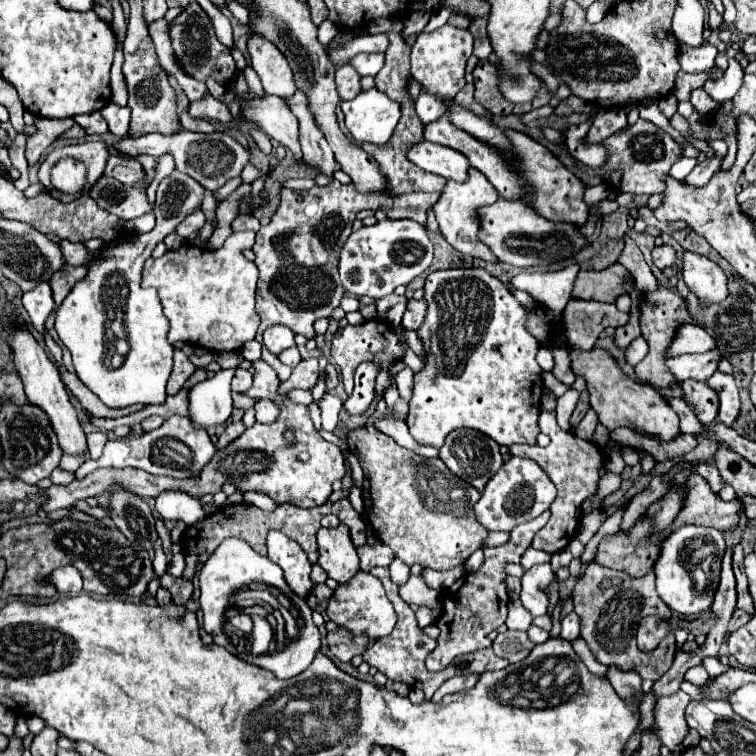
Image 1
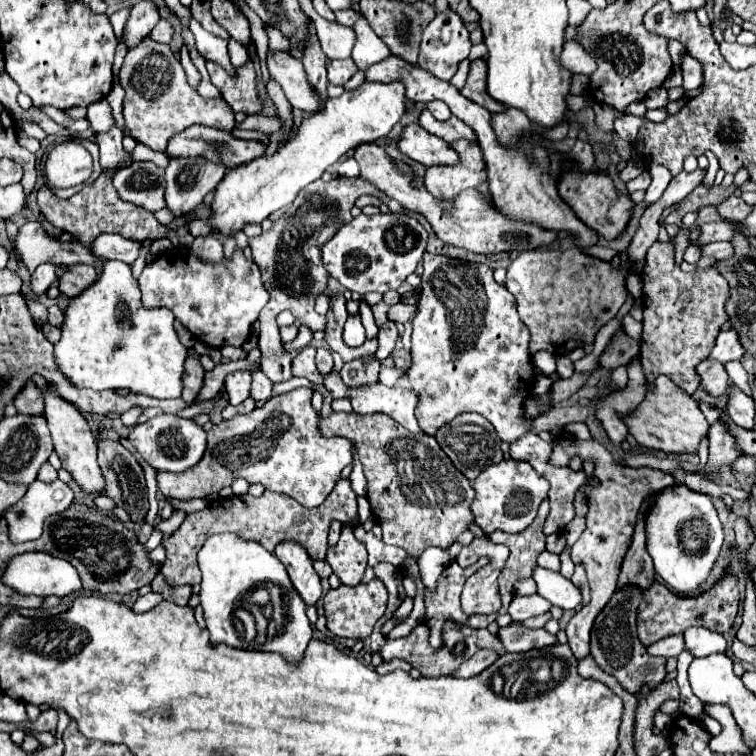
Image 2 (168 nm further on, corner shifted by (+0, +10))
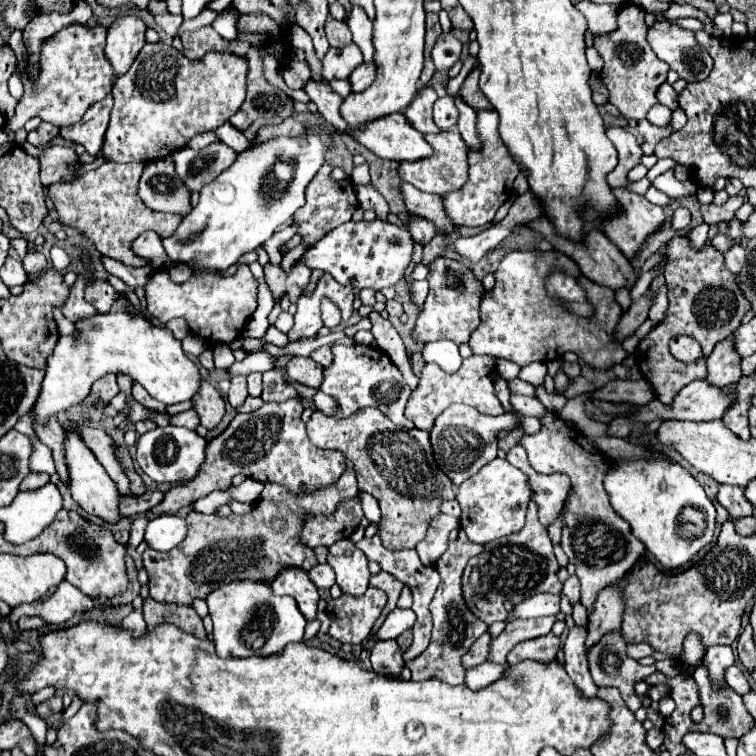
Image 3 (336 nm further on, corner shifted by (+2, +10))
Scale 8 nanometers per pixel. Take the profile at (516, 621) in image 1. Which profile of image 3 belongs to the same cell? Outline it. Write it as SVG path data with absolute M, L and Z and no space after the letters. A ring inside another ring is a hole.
M537 593L529 597L527 601L513 607L513 619L531 619L531 617L543 617L543 615L557 615L559 613L559 601L561 595L549 595L549 593Z

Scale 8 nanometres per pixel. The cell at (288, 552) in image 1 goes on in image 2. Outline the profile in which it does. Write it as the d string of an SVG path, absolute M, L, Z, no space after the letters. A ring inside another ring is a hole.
M281 541L275 549L277 559L285 565L291 583L303 597L307 605L315 605L321 597L321 583L319 575L313 569L311 557L307 557L307 551L297 541Z

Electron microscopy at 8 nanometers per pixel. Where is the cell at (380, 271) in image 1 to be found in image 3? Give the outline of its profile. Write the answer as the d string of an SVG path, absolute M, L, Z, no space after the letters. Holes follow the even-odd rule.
M359 221L359 223L343 223L337 229L329 231L323 239L319 239L305 255L299 259L309 269L327 271L341 285L353 285L355 289L371 287L381 291L383 287L393 287L403 279L405 269L413 255L413 239L407 227L399 227L385 221Z

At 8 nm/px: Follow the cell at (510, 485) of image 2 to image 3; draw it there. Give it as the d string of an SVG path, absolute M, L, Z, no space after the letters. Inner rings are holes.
M493 459L481 471L467 481L463 481L457 489L455 497L461 505L461 529L467 533L467 539L473 543L487 543L497 537L505 537L509 533L519 531L525 525L527 503L531 499L531 489L527 477L513 467L507 459Z

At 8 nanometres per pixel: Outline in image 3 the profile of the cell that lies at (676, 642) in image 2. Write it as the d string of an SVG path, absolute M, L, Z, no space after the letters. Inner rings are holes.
M639 643L639 645L629 645L627 653L629 653L629 657L633 657L633 659L643 659L643 657L653 655L653 649L647 647L645 643Z

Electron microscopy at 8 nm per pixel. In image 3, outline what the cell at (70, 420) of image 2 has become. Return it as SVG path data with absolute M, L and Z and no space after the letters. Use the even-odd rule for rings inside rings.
M69 429L67 431L67 441L65 441L65 455L67 455L67 465L69 465L69 491L73 495L73 499L81 505L83 511L87 511L89 515L97 515L103 521L115 525L121 519L119 513L119 501L121 501L121 493L117 493L117 485L111 481L111 477L105 473L103 465L93 457L91 449L85 449L85 445L81 443L81 437L77 435L77 431Z

